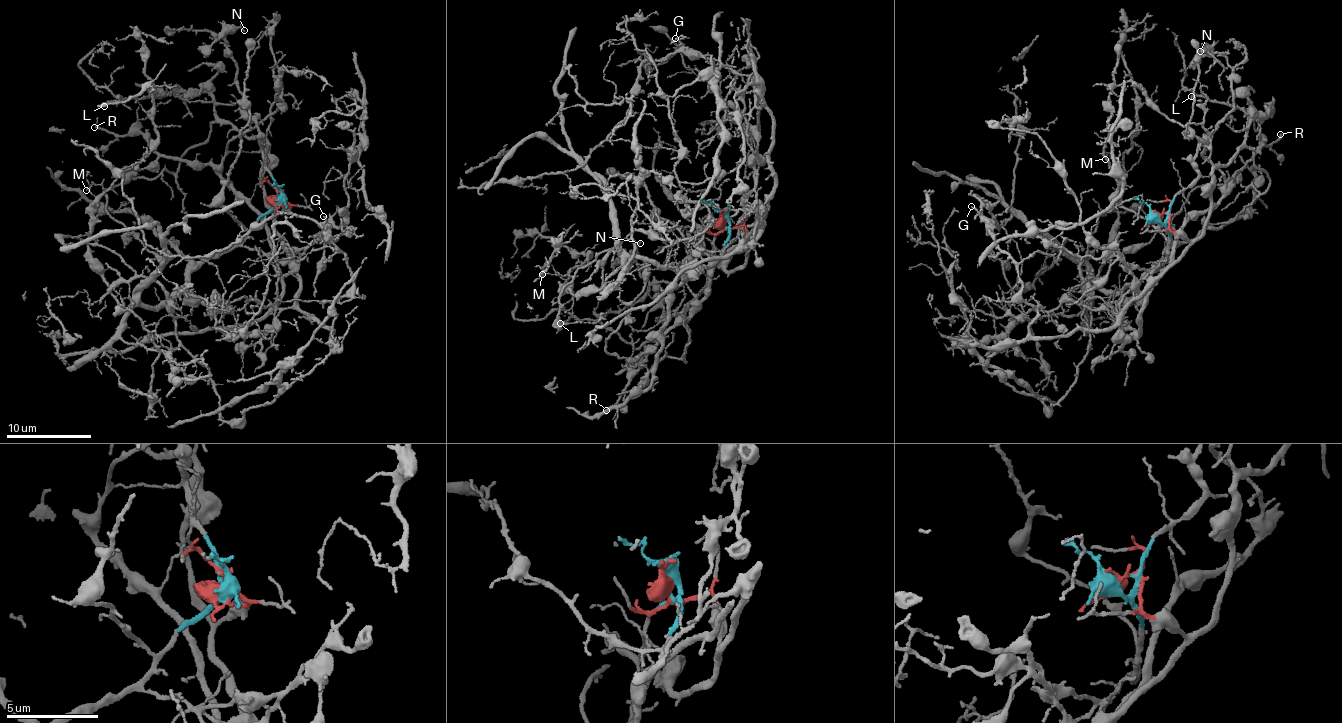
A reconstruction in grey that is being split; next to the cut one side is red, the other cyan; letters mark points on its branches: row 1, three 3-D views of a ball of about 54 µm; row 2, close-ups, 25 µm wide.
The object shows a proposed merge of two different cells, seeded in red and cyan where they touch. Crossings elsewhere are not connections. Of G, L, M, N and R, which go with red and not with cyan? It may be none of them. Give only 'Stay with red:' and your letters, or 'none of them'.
Stay with red: G, L

